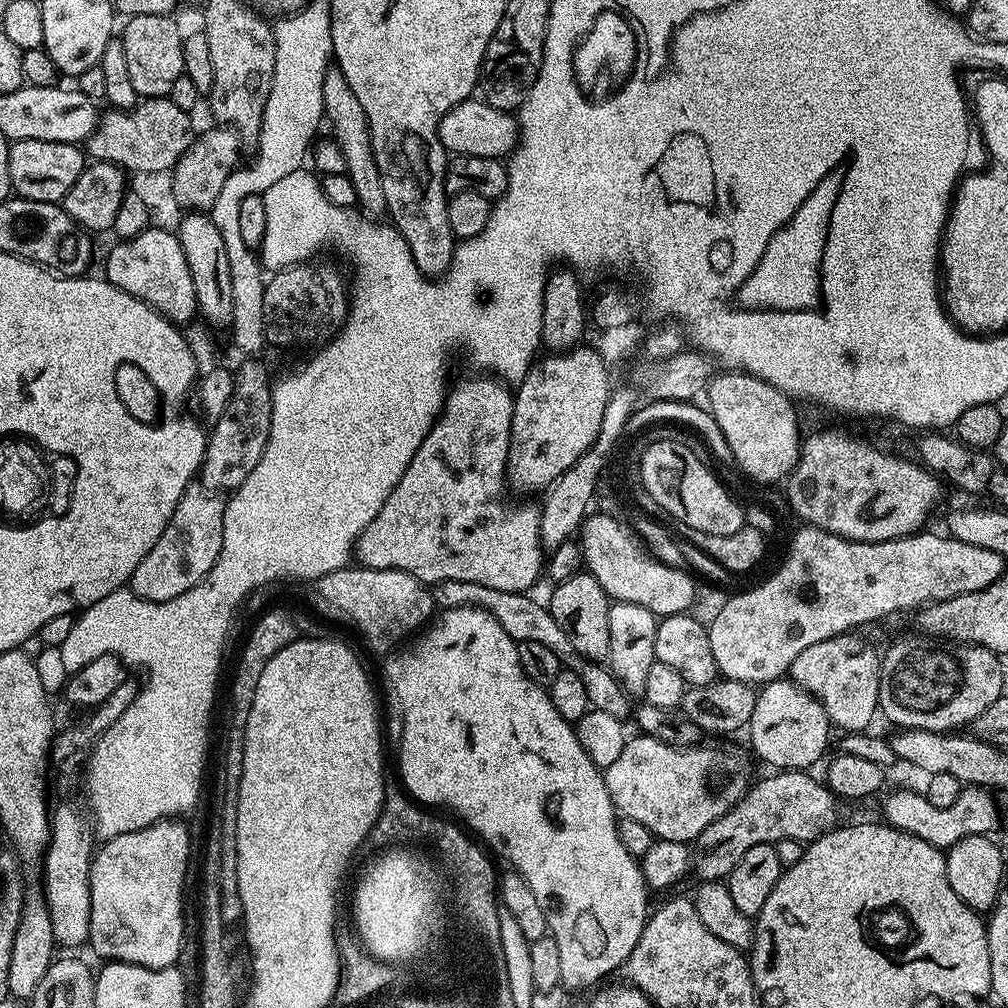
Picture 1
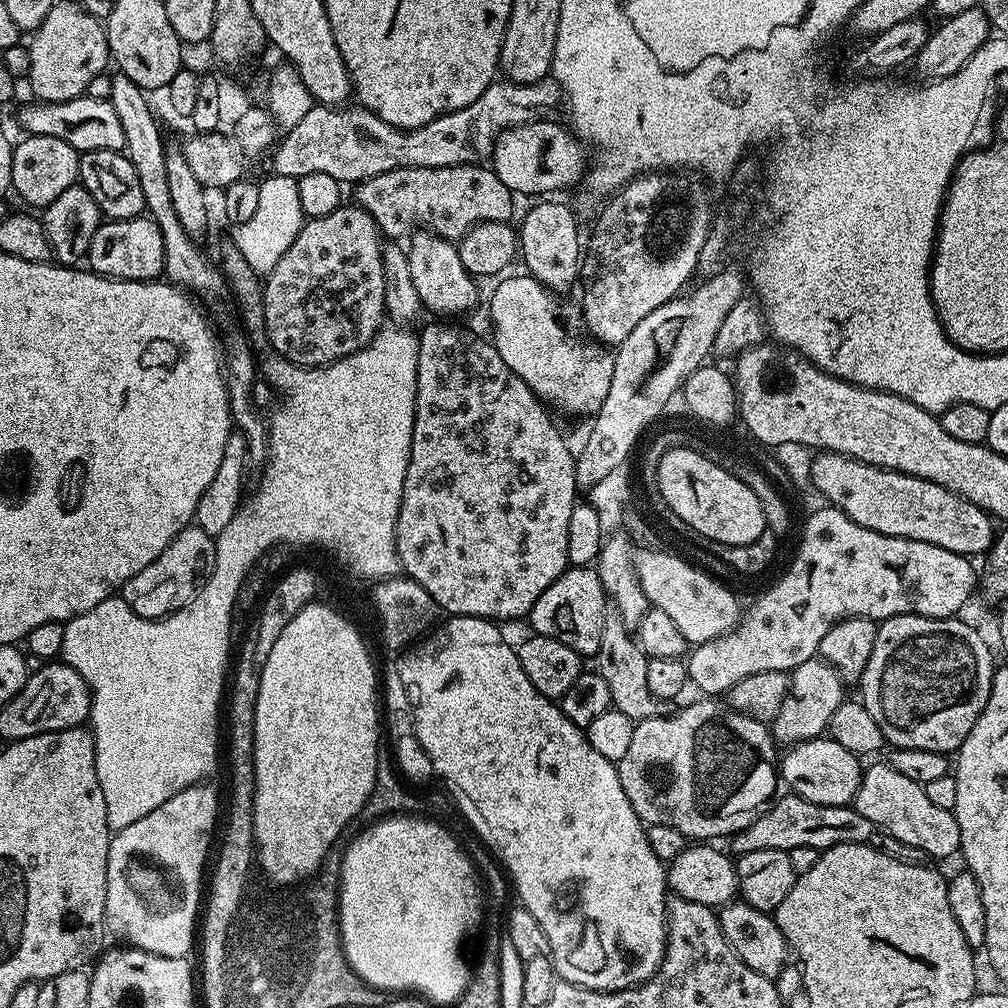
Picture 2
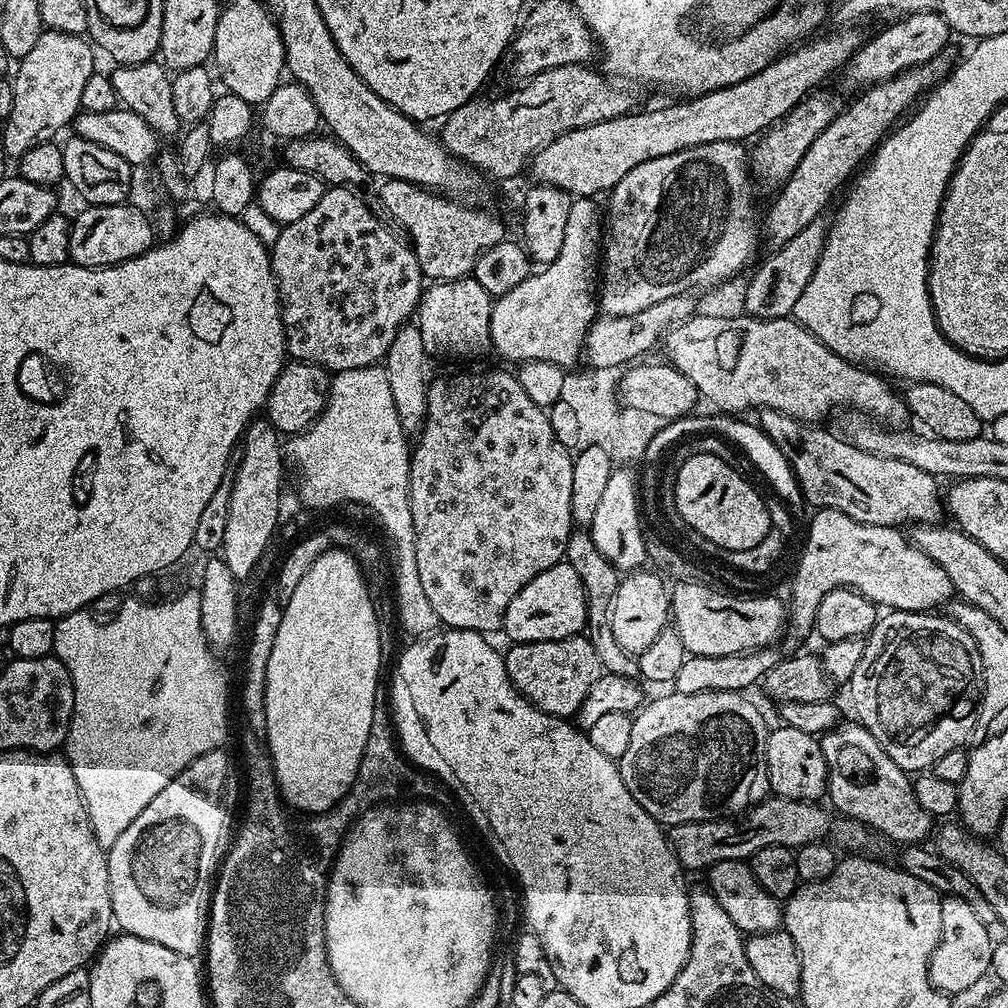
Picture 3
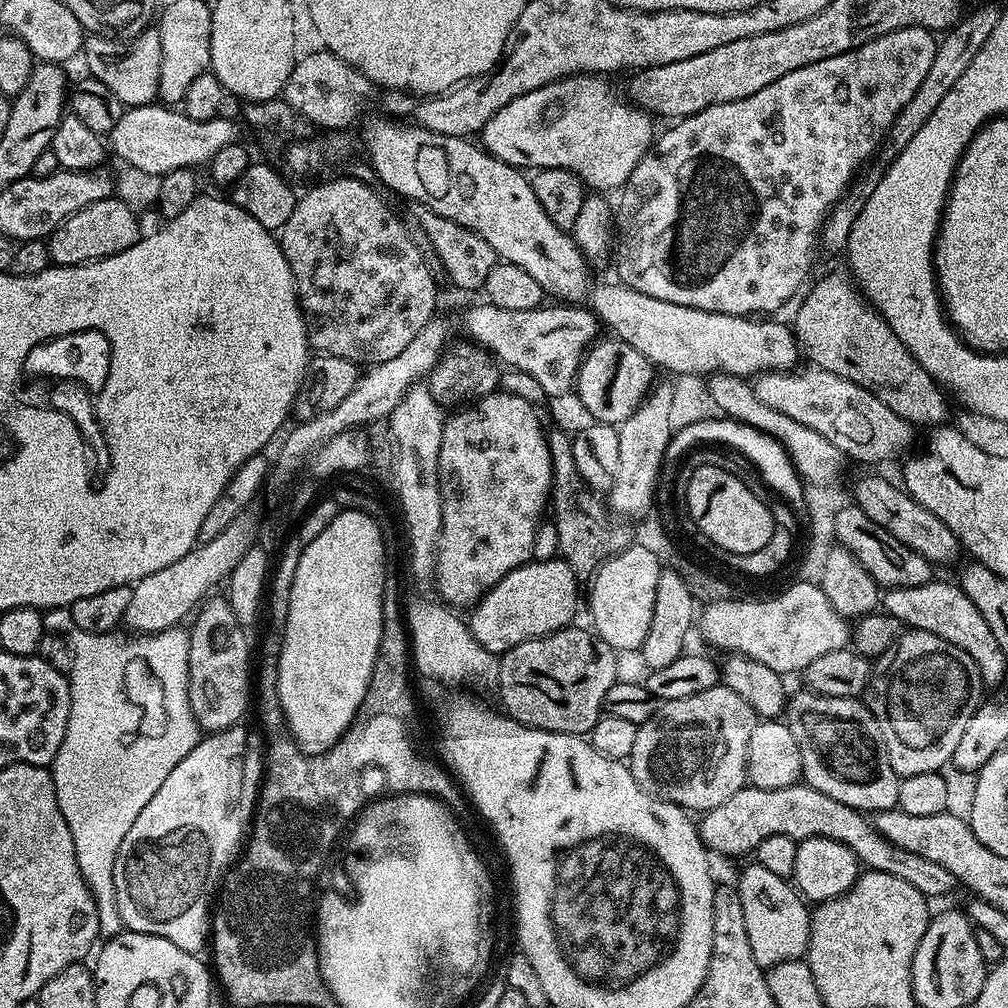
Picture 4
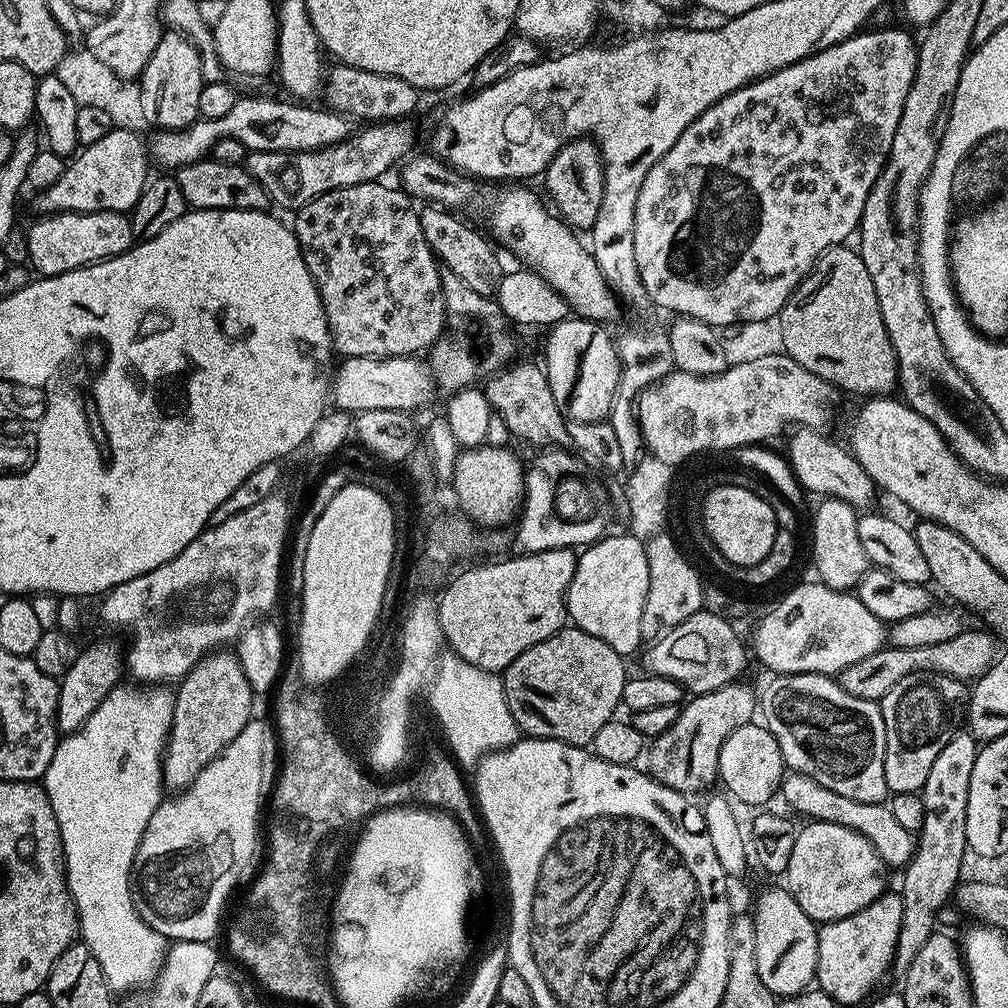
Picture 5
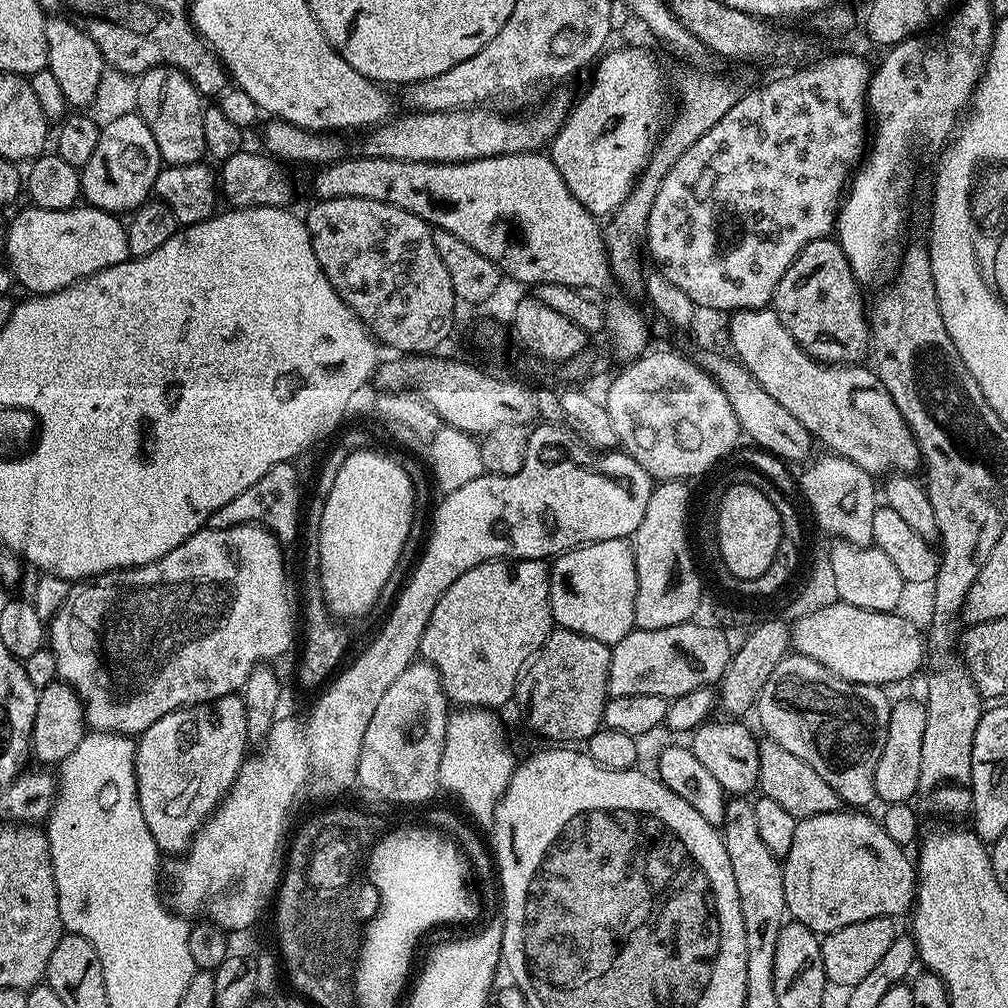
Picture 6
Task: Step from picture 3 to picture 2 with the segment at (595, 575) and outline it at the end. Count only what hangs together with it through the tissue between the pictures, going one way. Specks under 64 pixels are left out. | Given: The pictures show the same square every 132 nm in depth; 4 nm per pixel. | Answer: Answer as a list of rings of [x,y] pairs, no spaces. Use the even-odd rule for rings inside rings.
[[[614,610],[605,612],[602,622],[602,642],[594,657],[596,663],[594,668],[602,674],[602,678],[606,678],[606,686],[610,686],[612,707],[626,714],[626,718],[637,722],[669,716],[674,710],[673,701],[658,698],[650,692],[650,682],[646,675],[649,659],[640,648],[635,635],[622,622],[622,618]]]

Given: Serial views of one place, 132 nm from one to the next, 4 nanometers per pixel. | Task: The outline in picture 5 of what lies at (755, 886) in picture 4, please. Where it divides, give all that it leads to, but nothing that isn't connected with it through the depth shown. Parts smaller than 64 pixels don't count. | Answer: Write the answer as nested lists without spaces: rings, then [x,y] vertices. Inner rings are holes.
[[[787,887],[768,888],[756,900],[756,912],[752,916],[754,922],[754,958],[758,962],[758,978],[762,978],[762,986],[770,990],[773,996],[783,998],[796,996],[799,992],[807,992],[813,987],[818,966],[818,924],[811,920],[794,902]]]

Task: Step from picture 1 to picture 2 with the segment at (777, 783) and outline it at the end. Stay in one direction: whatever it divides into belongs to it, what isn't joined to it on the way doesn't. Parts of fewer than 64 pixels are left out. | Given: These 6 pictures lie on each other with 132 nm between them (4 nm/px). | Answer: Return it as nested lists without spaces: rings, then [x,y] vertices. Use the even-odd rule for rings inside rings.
[[[795,794],[782,796],[771,806],[765,807],[757,815],[753,824],[746,826],[741,832],[737,832],[731,837],[733,853],[743,854],[754,850],[782,850],[788,853],[792,848],[798,846],[814,846],[823,850],[839,844],[871,844],[878,845],[886,854],[909,864],[919,864],[925,859],[922,850],[906,846],[906,842],[898,842],[898,838],[893,836],[882,835],[880,829],[874,826],[874,822],[870,822],[870,818],[862,818],[862,814],[858,814],[855,806],[847,804],[822,806],[814,802],[806,802],[806,798]]]

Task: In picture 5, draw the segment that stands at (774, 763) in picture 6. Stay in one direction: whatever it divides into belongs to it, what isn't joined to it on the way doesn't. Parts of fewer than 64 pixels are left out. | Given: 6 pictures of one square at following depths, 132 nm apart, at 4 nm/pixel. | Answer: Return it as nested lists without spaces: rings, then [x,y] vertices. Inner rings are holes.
[[[789,771],[780,784],[779,795],[784,796],[784,800],[793,808],[793,813],[798,812],[809,821],[821,820],[830,822],[834,826],[846,826],[874,846],[882,858],[882,862],[892,870],[903,869],[910,862],[910,858],[916,849],[917,837],[910,830],[905,830],[897,820],[894,819],[891,807],[887,803],[875,804],[874,802],[854,802],[854,798],[846,798],[842,794],[837,794],[834,790],[826,790],[822,782],[814,782],[801,772]]]

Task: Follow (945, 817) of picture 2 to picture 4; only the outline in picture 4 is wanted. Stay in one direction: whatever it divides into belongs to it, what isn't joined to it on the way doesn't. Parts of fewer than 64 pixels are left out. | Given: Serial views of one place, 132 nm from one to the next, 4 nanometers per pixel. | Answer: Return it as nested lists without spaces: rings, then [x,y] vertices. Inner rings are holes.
[[[801,690],[787,697],[786,723],[790,734],[794,734],[794,742],[798,742],[798,754],[802,754],[803,779],[814,790],[822,790],[822,794],[830,794],[830,798],[865,814],[896,807],[901,777],[897,776],[894,766],[890,766],[890,758],[882,742],[882,730],[878,730],[878,722],[870,714],[867,703]]]

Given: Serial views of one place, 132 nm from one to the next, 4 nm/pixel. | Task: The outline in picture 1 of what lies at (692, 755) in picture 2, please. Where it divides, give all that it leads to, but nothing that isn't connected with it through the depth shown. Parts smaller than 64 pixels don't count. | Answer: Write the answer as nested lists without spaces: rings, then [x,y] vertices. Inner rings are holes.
[[[636,734],[633,740],[632,737],[625,739],[622,754],[618,754],[618,759],[610,762],[603,773],[612,804],[620,816],[642,822],[642,826],[646,826],[646,830],[650,830],[656,840],[669,840],[679,844],[699,841],[702,830],[706,830],[710,822],[729,812],[748,793],[753,783],[743,758],[732,748],[719,748],[718,745],[707,742],[690,748],[679,748],[643,734]]]

